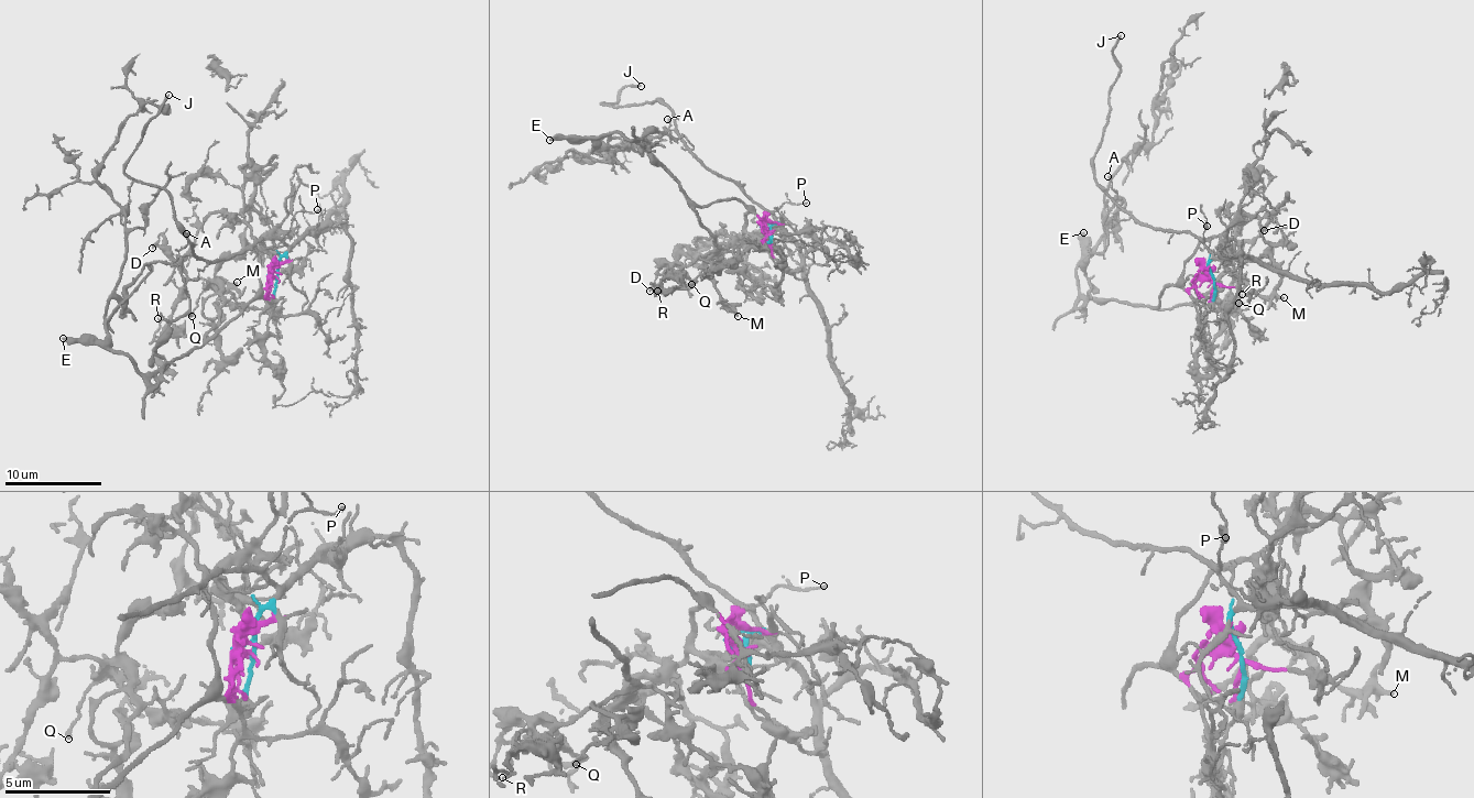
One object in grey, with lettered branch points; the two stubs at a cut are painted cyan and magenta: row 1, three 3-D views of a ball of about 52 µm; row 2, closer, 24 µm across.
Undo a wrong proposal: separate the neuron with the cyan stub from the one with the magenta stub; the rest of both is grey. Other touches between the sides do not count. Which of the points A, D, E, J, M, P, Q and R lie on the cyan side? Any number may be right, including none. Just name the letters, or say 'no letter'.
A, J, P

